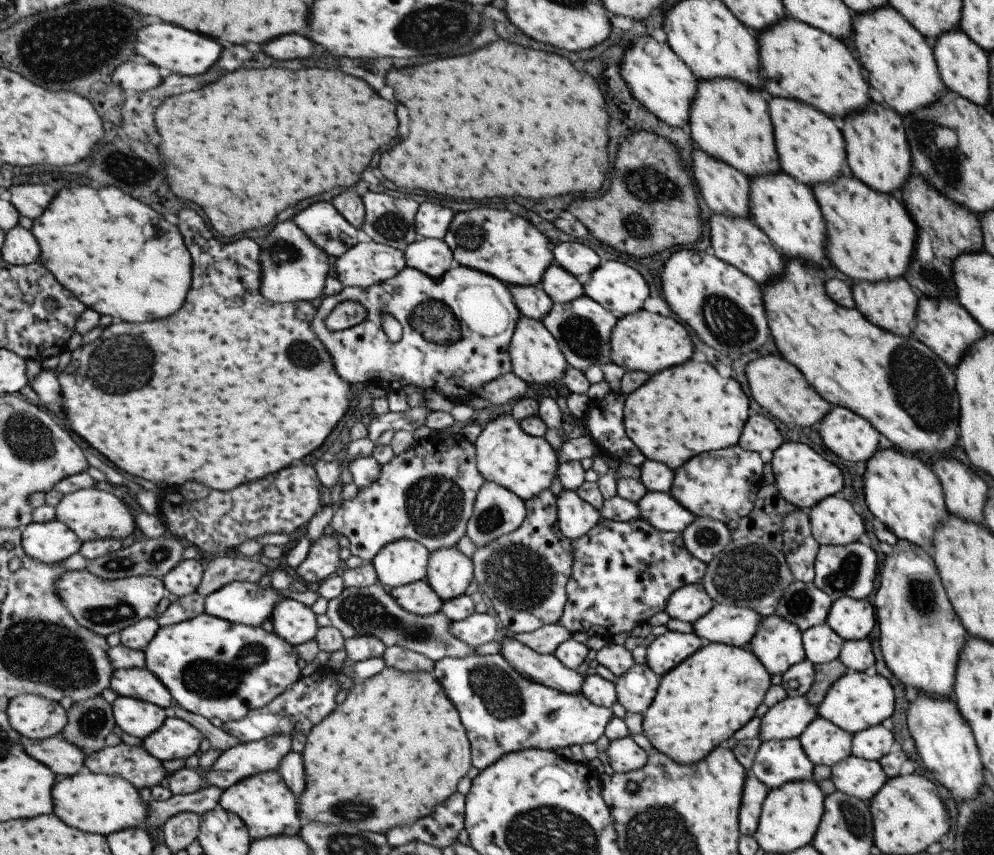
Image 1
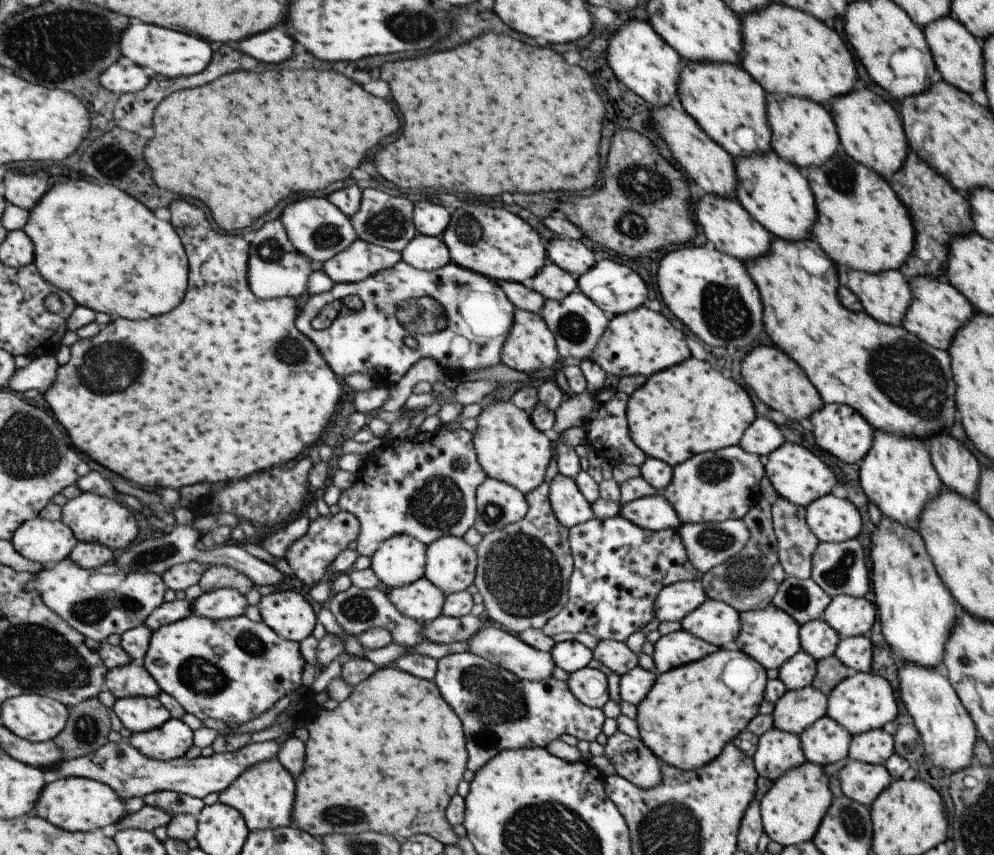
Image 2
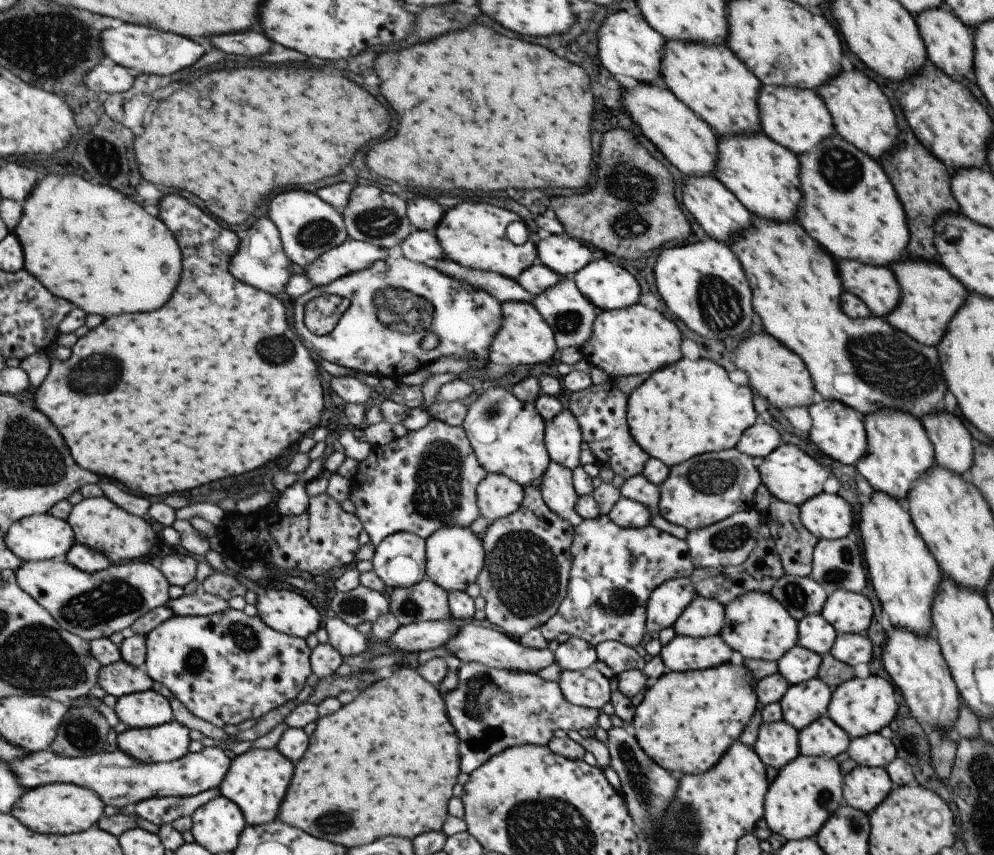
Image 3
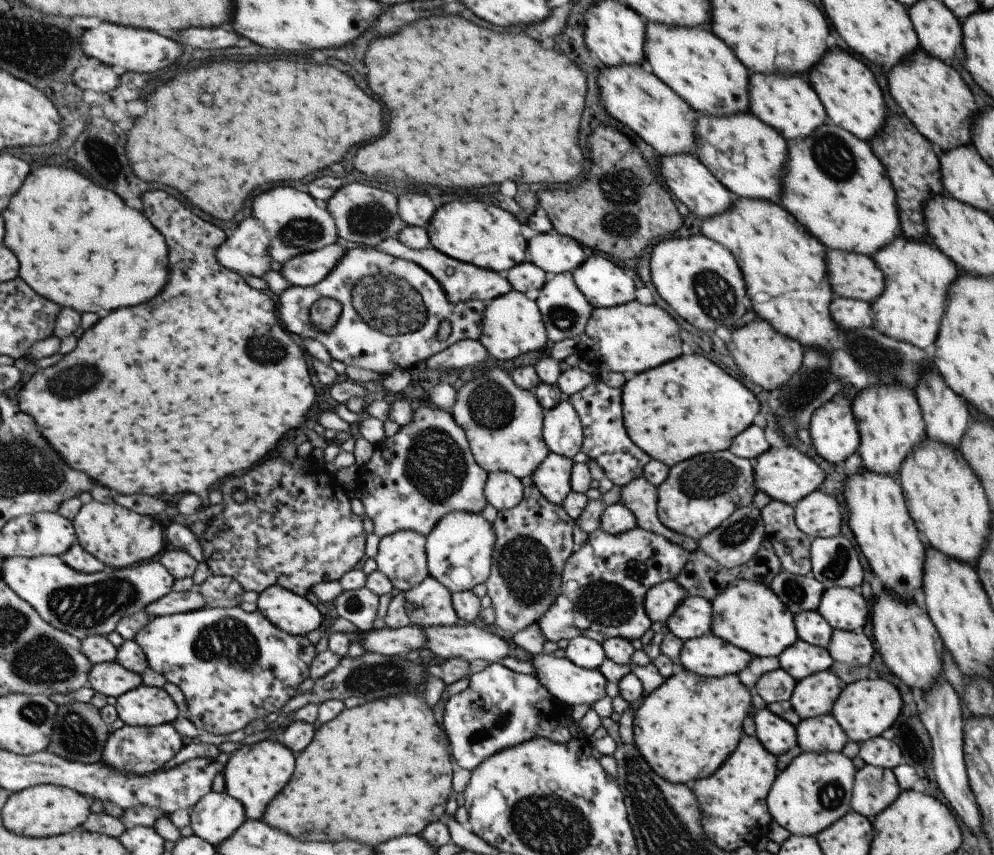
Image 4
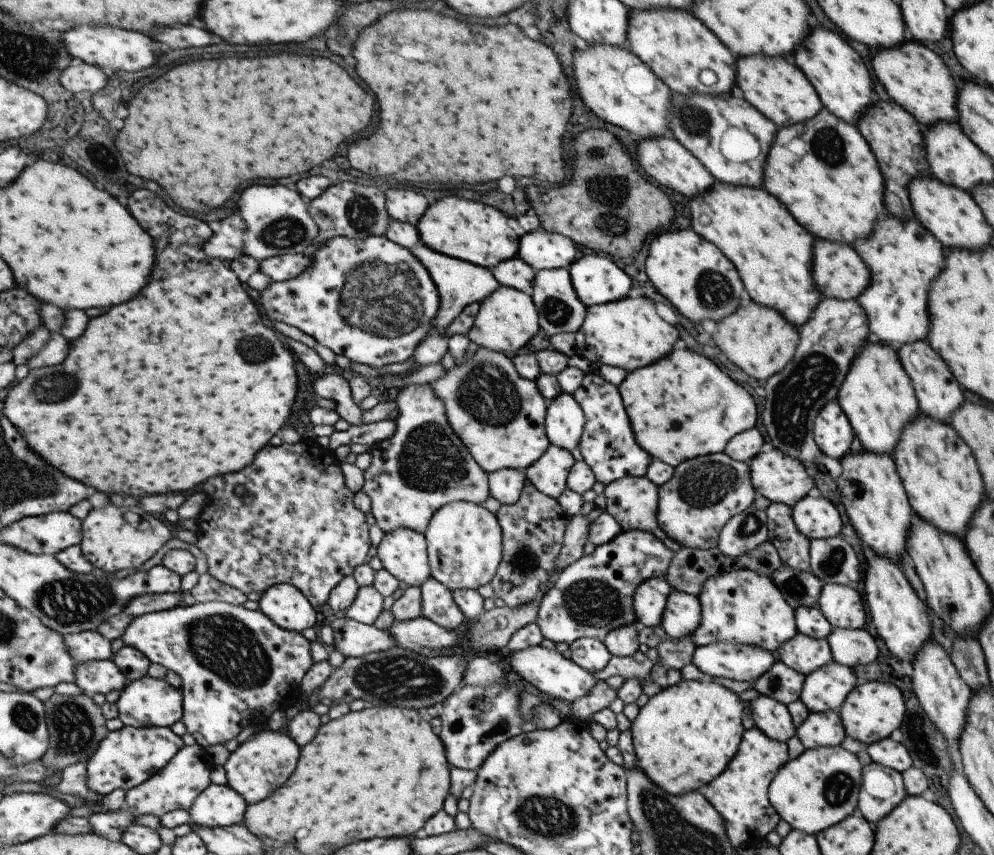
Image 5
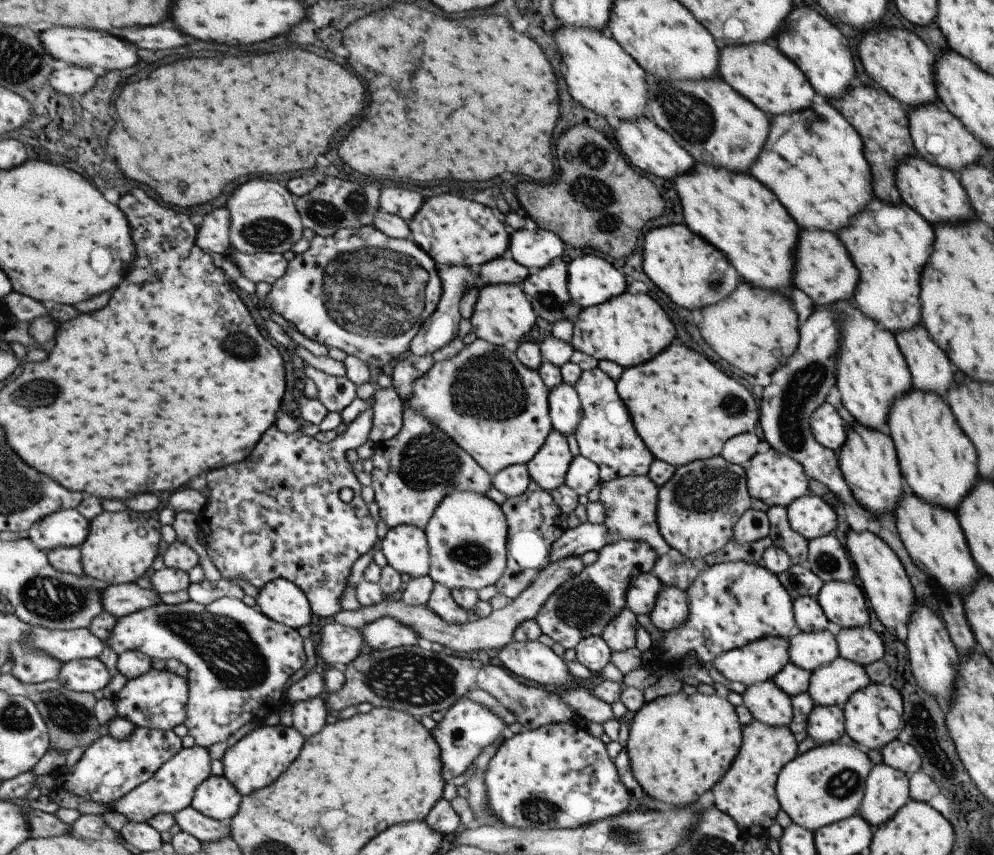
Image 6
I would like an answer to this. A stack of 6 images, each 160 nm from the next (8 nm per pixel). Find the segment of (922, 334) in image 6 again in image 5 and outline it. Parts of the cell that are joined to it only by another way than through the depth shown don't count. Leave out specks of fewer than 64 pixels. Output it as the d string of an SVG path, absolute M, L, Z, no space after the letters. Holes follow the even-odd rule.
M923 340L902 344L897 350L901 366L907 373L913 387L919 412L931 418L943 420L944 423L947 422L951 410L955 410L963 402L963 394L959 390L959 384L955 382L955 378L951 378L949 368L943 364L943 360L931 348L927 348L927 342L923 342Z

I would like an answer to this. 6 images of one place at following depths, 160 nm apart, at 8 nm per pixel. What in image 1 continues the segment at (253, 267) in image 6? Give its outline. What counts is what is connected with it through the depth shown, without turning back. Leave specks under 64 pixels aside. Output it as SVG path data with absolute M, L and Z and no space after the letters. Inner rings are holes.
M373 241L358 242L333 260L333 275L344 287L365 288L395 276L405 266L399 249Z

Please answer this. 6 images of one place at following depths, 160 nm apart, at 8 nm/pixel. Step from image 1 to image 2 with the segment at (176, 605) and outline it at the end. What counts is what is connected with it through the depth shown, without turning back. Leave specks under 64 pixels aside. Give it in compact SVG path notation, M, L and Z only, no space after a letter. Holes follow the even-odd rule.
M195 585L186 590L186 597L182 600L164 602L159 608L156 608L151 616L146 620L146 624L152 631L159 630L160 627L173 624L178 620L187 618L193 614L192 604L197 600L204 590L201 585Z

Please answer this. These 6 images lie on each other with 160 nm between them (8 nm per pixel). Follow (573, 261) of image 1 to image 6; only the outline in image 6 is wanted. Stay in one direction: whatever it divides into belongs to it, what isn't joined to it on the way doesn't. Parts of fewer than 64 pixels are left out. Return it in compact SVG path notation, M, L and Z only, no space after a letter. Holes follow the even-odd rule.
M536 228L534 231L523 229L509 230L509 233L507 256L531 271L546 267L551 261L559 258L566 247L556 234L539 228Z

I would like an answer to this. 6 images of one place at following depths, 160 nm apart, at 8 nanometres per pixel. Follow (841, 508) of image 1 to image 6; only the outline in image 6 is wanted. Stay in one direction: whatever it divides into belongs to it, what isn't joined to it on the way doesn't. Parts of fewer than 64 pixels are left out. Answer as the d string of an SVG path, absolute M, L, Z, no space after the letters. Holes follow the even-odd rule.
M808 492L786 506L786 517L791 530L806 541L833 533L836 528L836 516L830 503Z

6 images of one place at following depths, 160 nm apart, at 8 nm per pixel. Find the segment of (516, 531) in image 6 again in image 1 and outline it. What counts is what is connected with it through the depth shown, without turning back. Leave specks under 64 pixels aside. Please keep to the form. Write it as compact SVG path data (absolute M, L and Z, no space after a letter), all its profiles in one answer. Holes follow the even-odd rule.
M549 489L524 501L526 510L523 522L510 533L501 535L490 543L475 547L470 559L472 576L477 582L479 592L493 606L499 624L511 634L528 633L540 626L558 622L565 604L566 585L571 570L573 555L570 540L559 530L556 517L556 496Z

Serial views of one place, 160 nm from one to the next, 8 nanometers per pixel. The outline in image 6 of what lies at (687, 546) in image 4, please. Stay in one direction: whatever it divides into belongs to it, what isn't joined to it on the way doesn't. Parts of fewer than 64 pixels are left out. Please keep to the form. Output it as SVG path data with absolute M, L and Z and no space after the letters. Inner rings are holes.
M629 475L600 482L598 501L604 508L602 524L608 532L607 544L619 539L639 541L640 543L647 543L647 546L656 556L669 554L671 548L667 546L659 534L656 521L657 493L658 488L649 480L647 475Z

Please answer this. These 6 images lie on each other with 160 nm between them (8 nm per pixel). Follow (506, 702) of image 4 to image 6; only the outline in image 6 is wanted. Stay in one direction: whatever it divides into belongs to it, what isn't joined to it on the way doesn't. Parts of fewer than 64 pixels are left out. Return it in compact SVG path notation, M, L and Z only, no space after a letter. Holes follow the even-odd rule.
M467 696L458 699L455 704L442 712L442 719L435 723L435 726L429 732L439 749L441 776L447 782L461 775L472 764L481 749L491 744L497 736L505 738L508 734L507 725L503 721L490 714L480 704L470 702Z

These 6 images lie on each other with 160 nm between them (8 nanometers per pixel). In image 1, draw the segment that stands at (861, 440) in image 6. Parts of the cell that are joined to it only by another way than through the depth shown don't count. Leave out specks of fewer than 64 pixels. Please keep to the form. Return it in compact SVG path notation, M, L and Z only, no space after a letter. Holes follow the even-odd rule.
M897 539L897 542L890 547L890 553L887 556L884 556L883 559L881 578L879 586L877 590L875 590L875 594L873 594L872 607L876 614L876 622L880 632L878 638L880 651L885 666L890 670L891 674L893 674L893 676L895 676L903 686L908 684L916 691L923 691L924 693L933 695L934 697L952 697L951 692L955 678L955 667L959 651L963 646L963 642L965 642L965 629L962 624L959 624L959 620L957 620L957 616L955 616L956 612L953 612L951 604L947 602L947 596L945 596L945 592L943 592L943 586L941 586L939 576L937 576L937 570L935 570L935 563L931 558L929 558L929 556L927 556L927 554L925 554L920 546L917 546L912 542L907 542L907 540Z

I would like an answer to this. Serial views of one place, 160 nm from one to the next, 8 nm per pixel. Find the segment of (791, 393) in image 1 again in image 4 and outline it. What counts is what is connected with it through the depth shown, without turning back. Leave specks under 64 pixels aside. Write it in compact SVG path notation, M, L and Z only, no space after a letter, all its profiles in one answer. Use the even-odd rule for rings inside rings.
M754 318L749 324L733 330L731 340L726 343L727 352L735 366L748 380L768 392L780 387L780 384L786 384L789 377L799 368L802 359L801 348L803 347L795 344L795 340L791 340L791 337L787 338L773 330L768 322L760 318Z

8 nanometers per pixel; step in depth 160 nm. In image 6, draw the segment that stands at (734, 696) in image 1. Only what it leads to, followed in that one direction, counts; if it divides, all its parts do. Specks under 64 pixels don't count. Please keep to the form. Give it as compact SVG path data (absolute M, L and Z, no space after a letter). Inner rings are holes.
M682 692L654 698L644 702L634 712L628 724L628 738L624 751L630 762L633 778L639 783L642 793L661 806L685 807L696 803L699 796L727 772L741 742L741 729L732 704L716 694L705 696L699 693L685 695Z

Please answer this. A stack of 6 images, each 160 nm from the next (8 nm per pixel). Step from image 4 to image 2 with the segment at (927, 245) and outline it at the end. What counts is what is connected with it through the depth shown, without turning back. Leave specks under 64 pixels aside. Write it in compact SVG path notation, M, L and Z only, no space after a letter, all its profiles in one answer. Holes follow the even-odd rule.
M915 276L908 284L911 288L911 300L907 306L899 326L909 334L913 332L921 342L945 350L959 326L963 326L975 311L972 304L945 279L925 276Z

